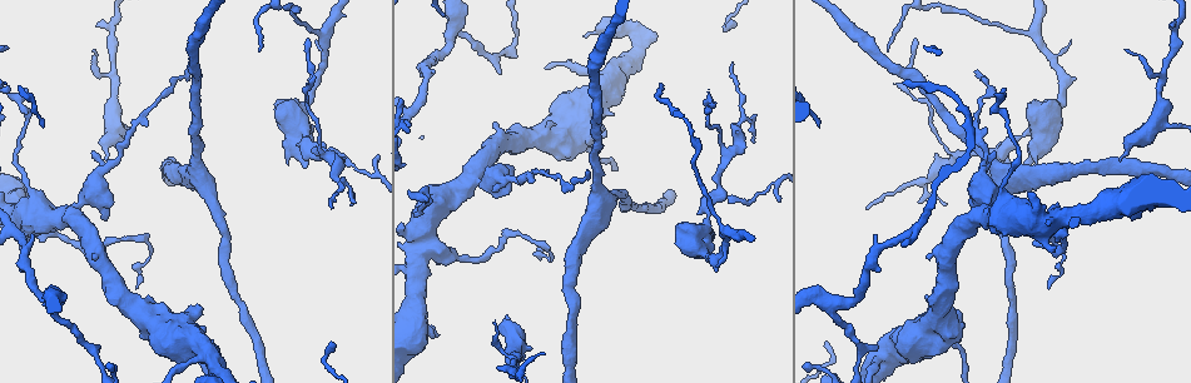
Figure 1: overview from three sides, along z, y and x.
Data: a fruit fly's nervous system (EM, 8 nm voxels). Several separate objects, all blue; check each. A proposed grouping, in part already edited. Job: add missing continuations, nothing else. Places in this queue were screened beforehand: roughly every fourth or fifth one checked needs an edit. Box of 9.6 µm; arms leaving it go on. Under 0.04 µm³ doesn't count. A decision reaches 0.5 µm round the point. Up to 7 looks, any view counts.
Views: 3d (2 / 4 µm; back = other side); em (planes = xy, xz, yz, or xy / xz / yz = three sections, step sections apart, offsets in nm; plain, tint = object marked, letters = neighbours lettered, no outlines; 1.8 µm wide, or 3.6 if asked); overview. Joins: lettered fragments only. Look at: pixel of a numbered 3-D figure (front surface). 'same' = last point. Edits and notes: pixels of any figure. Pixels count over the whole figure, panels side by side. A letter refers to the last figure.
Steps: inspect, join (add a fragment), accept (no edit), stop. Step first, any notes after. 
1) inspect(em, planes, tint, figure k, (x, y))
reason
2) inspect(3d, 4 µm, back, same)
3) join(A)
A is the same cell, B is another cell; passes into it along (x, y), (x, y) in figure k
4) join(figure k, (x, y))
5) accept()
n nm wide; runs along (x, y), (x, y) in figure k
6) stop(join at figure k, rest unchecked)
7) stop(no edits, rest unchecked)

inspect(3d, 4 µm, figure 1, (437, 253))
two arms at a narrow angle

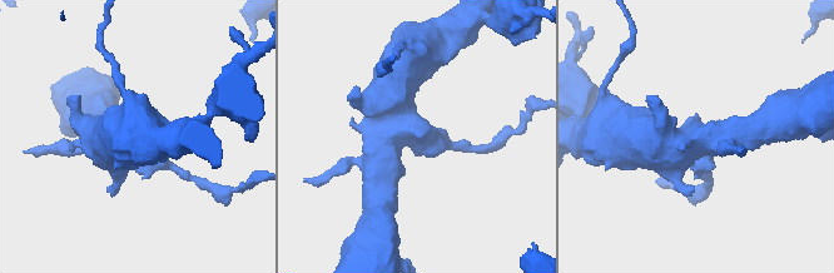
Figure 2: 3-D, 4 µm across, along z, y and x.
inspect(em, planes, tint, figure 2, (416, 134))
need the tissue

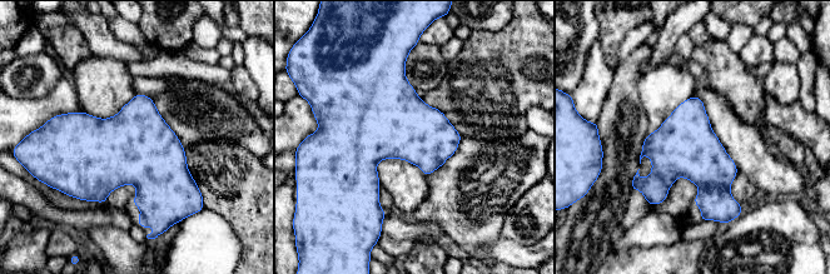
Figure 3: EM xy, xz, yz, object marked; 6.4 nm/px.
inspect(em, planes, letters, same)
what lies round it

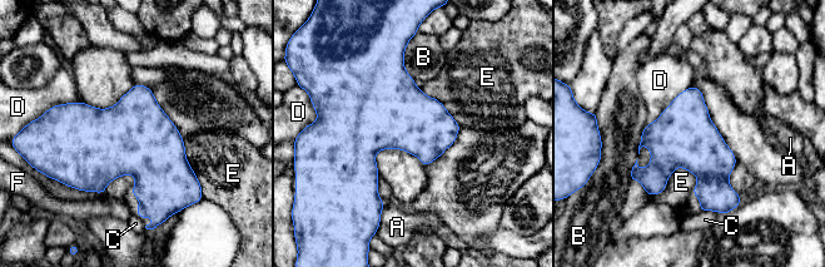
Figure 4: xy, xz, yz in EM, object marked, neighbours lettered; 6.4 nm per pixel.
accept()
A, B, C, D, E and F are other cells; none of them fits

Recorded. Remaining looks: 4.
inspect(3d, 2 µm, figure 1, (589, 171))
an open end

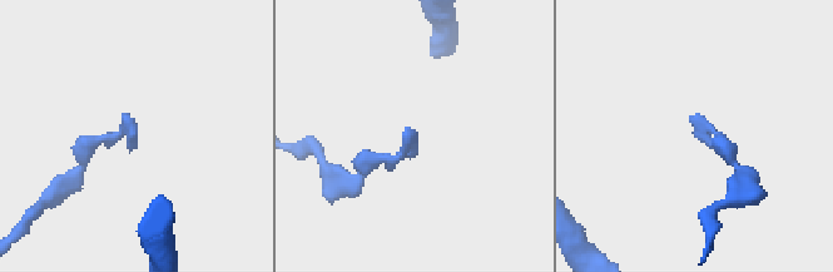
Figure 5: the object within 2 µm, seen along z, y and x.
inspect(em, planes, letters, figure 5, (129, 117))

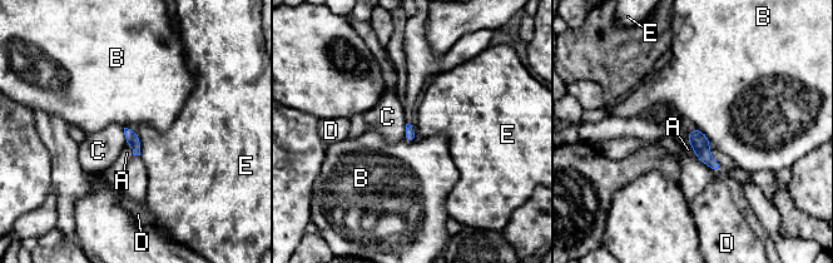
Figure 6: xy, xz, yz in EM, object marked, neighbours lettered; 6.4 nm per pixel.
accept()
A, B, C, D and E are other cells; border along (695, 127), (710, 140) in figure 6; no lettered fragment goes on from it

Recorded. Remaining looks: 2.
inspect(3d, 2 µm, figure 1, (306, 167))
an open end

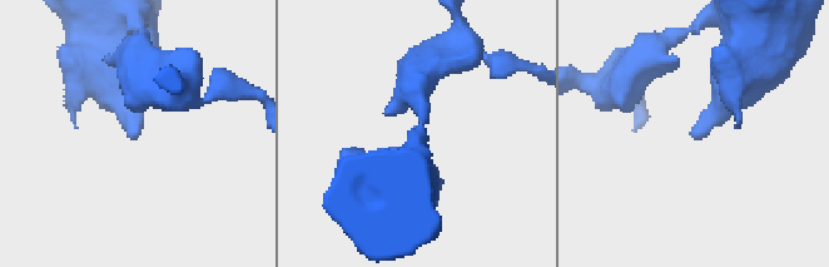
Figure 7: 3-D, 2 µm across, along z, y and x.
inspect(em, xz, step 4, letters, figure 7, (137, 134))
shape alone is not enough

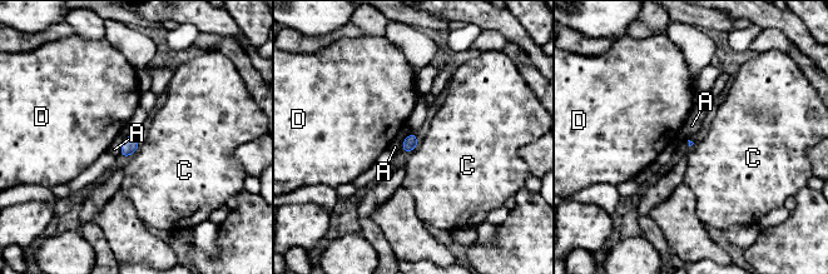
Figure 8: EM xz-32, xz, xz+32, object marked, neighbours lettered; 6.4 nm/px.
accept()
A touches over 160 nm; A, C and D are other cells; border along (140, 145), (127, 158) in figure 8; none of them fits

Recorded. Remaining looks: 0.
stop(no edits, rest unchecked)

